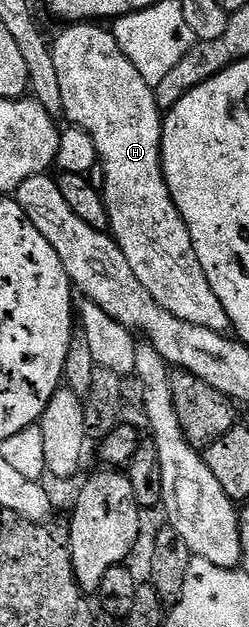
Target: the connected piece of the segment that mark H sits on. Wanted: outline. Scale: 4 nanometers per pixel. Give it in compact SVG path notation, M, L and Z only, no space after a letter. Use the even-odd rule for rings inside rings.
M73 22L62 28L65 29L58 34L57 41L55 39L52 41L51 47L55 71L59 74L59 87L63 93L64 119L66 121L69 120L68 123L72 127L82 128L95 142L100 171L105 171L103 195L105 198L105 209L109 215L108 231L113 239L117 241L119 250L123 250L123 258L127 258L128 264L131 265L131 270L135 270L135 278L143 284L144 289L147 290L147 294L151 294L151 298L155 298L155 302L159 302L159 306L163 306L163 310L175 314L175 318L181 318L183 322L191 322L195 326L203 326L207 330L213 330L222 334L228 333L231 325L227 318L227 310L223 310L219 298L215 298L215 290L211 290L211 282L207 282L207 274L203 274L203 266L199 266L199 258L195 254L195 246L191 242L191 234L187 230L187 226L183 222L183 218L171 198L171 190L165 181L165 172L161 169L163 112L157 106L157 97L154 89L147 82L143 82L143 74L139 74L139 70L135 70L135 66L131 66L127 54L123 54L123 50L119 50L119 42L115 42L113 33L108 27L98 26L93 22Z

